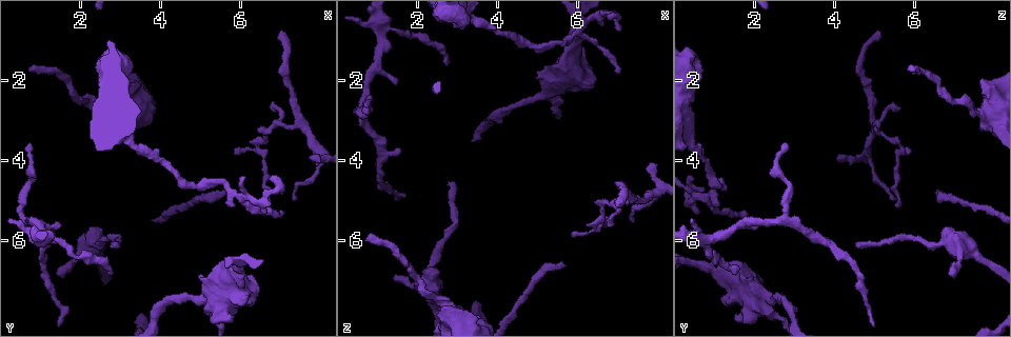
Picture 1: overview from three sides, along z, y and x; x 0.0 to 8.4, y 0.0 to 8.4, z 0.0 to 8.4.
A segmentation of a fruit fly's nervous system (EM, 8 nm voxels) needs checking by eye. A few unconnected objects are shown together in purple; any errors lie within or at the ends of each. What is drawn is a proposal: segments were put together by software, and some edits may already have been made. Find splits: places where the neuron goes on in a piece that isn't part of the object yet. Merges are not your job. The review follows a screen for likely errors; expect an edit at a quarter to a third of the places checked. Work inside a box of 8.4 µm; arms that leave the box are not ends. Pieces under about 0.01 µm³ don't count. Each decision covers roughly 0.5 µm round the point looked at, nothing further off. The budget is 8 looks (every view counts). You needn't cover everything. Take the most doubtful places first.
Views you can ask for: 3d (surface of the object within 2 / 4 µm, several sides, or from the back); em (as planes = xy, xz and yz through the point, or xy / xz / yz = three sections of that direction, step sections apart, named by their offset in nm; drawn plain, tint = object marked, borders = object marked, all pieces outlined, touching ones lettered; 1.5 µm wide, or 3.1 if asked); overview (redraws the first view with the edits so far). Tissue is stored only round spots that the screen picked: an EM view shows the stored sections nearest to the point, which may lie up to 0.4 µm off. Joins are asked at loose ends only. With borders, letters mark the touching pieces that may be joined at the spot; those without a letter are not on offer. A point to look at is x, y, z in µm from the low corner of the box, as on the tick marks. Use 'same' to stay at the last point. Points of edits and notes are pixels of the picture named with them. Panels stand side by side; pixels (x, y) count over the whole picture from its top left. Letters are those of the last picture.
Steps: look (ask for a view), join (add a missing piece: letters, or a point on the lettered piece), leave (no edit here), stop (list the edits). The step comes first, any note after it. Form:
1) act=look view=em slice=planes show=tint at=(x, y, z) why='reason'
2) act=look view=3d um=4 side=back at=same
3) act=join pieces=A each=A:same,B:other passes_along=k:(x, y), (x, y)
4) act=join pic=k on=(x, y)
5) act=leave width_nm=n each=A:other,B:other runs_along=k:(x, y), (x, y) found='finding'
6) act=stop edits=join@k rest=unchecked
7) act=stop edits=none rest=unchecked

act=look view=3d um=2 at=(1.40, 6.85, 6.90)

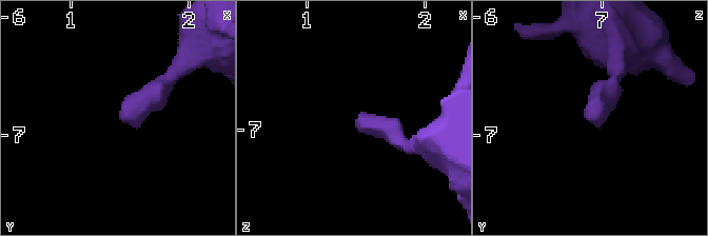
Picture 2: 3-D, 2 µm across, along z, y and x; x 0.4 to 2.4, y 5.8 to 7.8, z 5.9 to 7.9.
act=look view=em slice=xz step=8 show=tint at=(1.42, 6.84, 6.94)

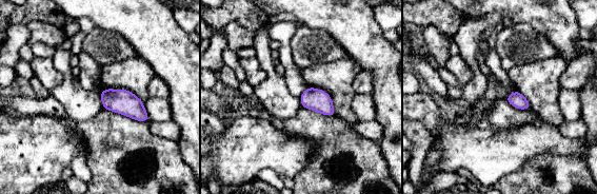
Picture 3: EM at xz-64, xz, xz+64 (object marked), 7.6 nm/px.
act=look view=em slice=planes show=borders at=same why='another direction'

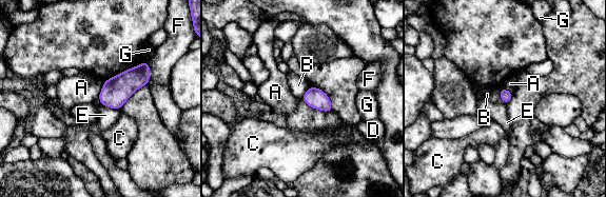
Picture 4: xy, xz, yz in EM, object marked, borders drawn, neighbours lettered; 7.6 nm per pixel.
act=leave each=A:other,B:other,C:other,D:other,E:other,F:other,G:other border=4:(499, 87), (499, 96), (504, 103) found='none of them fits'

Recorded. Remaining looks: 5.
act=look view=3d um=4 at=(6.95, 0.85, 5.15) why='an open end'

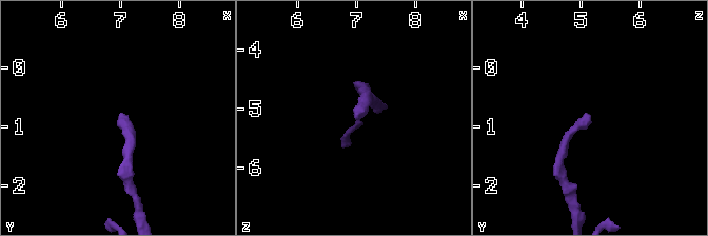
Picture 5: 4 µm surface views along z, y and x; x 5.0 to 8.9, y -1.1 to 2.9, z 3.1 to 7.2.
act=look view=em slice=xy step=4 show=borders at=(7.00, 0.80, 5.15) why='now the EM'

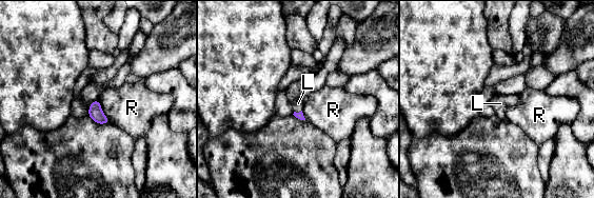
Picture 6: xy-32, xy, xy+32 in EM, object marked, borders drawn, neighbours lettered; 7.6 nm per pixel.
act=look view=em slice=planes show=borders at=same

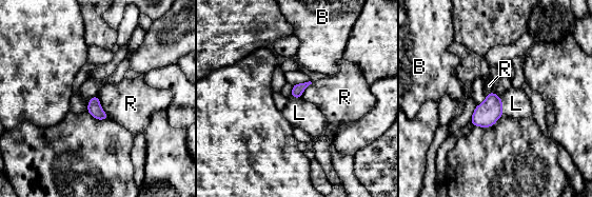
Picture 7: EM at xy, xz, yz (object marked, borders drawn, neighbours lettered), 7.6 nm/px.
act=join pieces=L each=B:other,L:same,R:other found='it goes on there'

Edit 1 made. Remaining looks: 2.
act=stop edits=join@7 rest=unchecked

